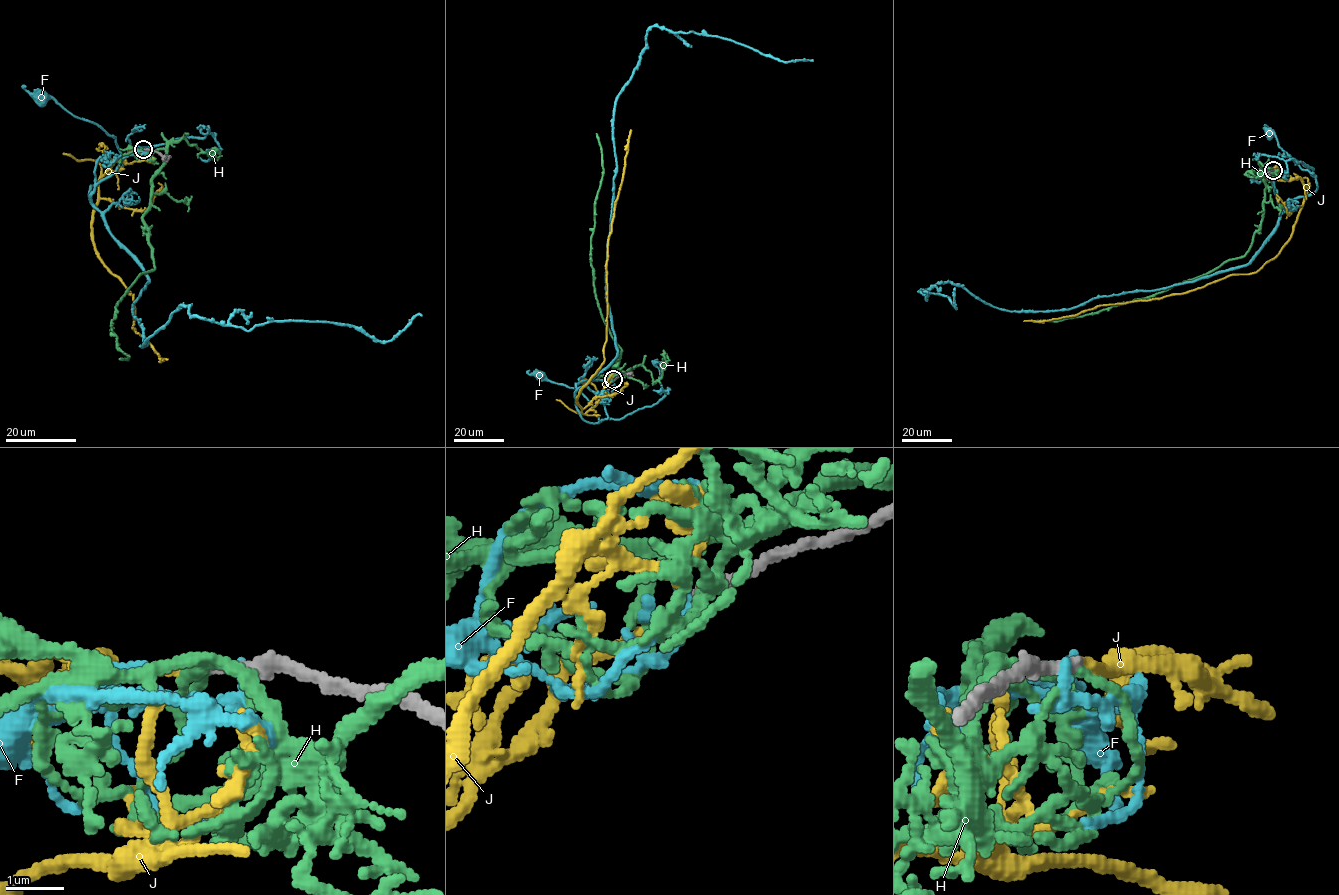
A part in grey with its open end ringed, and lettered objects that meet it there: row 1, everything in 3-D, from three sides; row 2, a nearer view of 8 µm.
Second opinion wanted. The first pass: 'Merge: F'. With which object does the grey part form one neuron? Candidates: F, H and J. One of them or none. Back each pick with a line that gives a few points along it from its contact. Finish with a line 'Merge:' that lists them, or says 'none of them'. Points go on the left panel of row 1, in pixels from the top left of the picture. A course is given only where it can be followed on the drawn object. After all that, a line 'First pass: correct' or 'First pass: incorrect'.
J: course (143, 149), (118, 159), (99, 181), (92, 240), (101, 262), (133, 295), (134, 330), (167, 360)
Merge: J
First pass: incorrect

